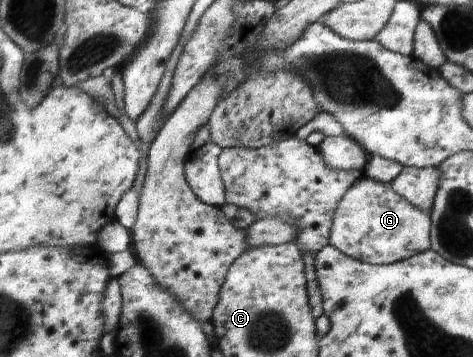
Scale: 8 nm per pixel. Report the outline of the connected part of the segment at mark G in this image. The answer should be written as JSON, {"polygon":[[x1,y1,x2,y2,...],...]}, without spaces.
{"polygon":[[362,177,348,195,344,195,344,203,340,203,340,211,336,211,336,231,332,231,332,246,350,256,351,259,362,260,368,264,388,265,403,262,414,255,431,249,431,220,429,213,412,207,390,185,378,183,370,178]]}

